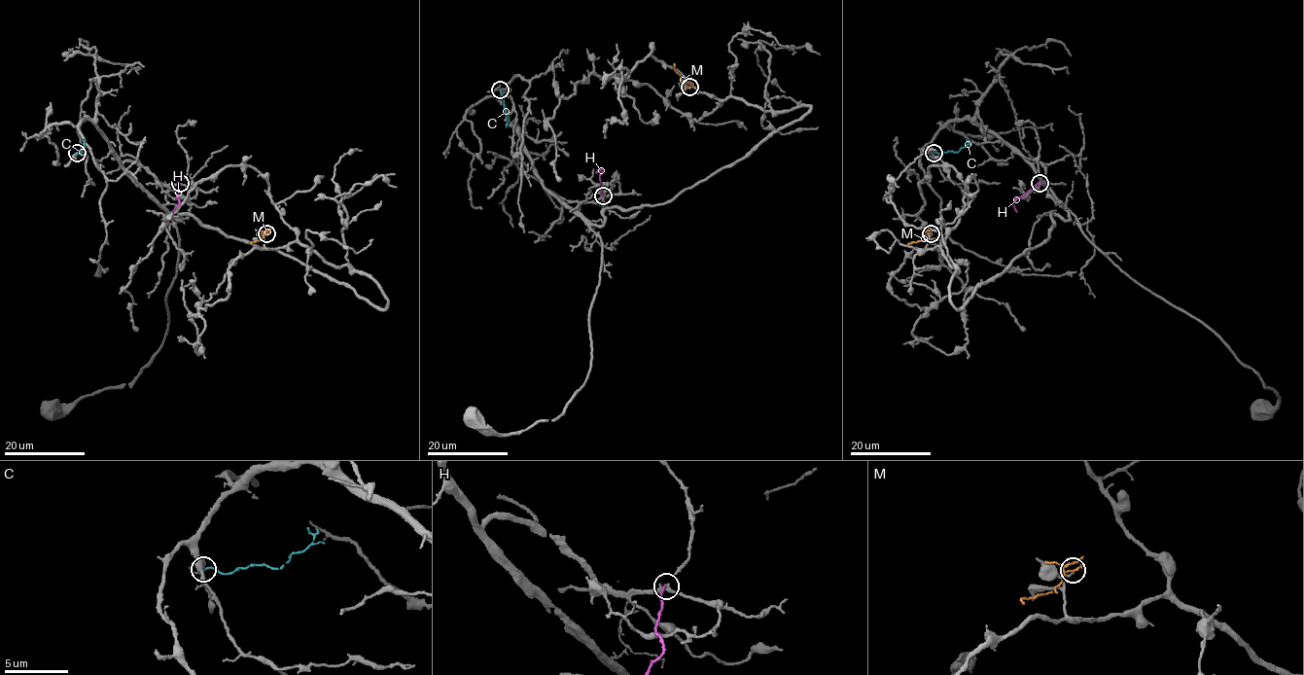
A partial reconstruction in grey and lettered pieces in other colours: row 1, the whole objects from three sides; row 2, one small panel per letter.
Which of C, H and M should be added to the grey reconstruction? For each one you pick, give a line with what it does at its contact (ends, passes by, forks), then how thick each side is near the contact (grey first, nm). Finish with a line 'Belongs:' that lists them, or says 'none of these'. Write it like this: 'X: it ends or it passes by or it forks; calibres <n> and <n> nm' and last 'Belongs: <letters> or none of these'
Belongs: none of these

